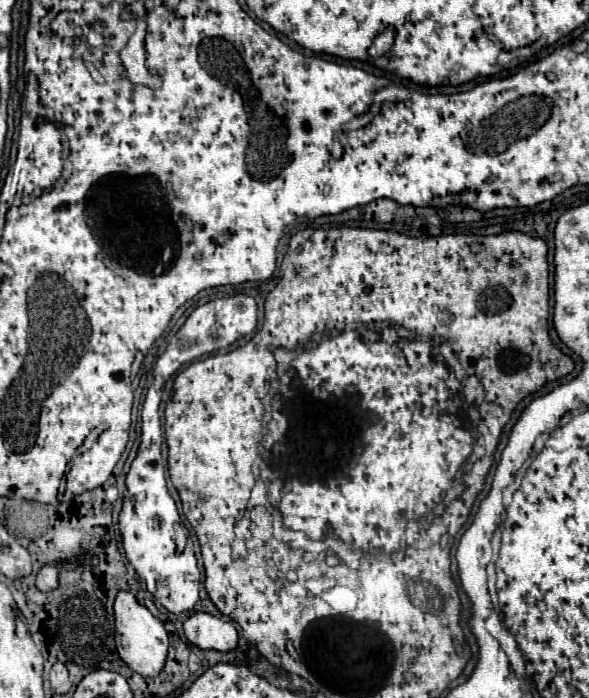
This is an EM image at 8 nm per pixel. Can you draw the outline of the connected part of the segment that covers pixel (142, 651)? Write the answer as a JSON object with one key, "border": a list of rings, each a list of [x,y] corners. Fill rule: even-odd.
{"border":[[[120,591],[114,601],[114,615],[116,615],[116,651],[120,659],[138,675],[156,677],[166,661],[168,653],[168,633],[164,625],[136,601],[130,591]]]}

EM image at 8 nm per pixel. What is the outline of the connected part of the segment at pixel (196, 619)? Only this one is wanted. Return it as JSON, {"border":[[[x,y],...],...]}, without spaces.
{"border":[[[192,613],[184,621],[184,635],[192,645],[200,649],[232,651],[238,643],[238,633],[232,621],[214,617],[210,613]]]}

